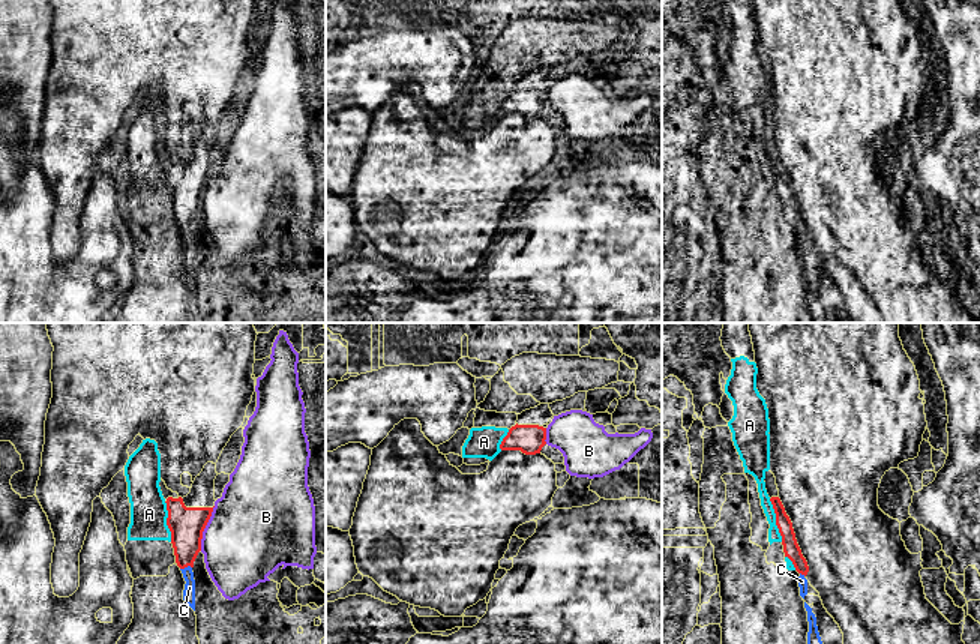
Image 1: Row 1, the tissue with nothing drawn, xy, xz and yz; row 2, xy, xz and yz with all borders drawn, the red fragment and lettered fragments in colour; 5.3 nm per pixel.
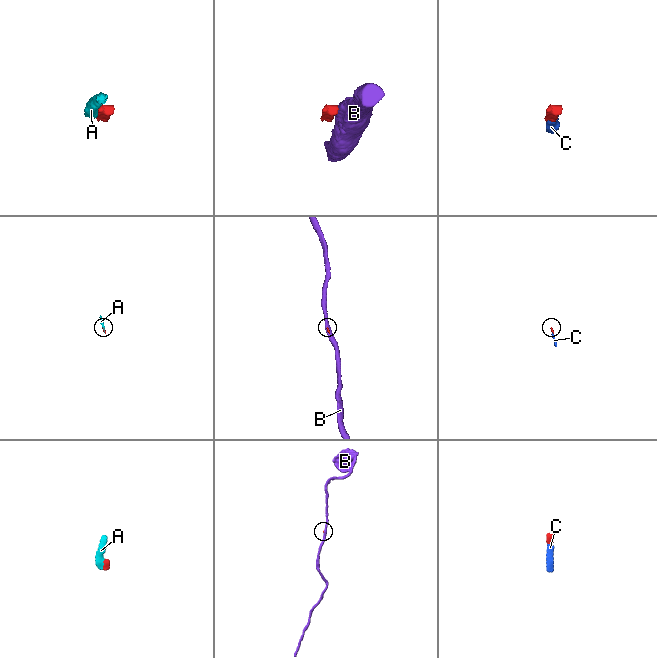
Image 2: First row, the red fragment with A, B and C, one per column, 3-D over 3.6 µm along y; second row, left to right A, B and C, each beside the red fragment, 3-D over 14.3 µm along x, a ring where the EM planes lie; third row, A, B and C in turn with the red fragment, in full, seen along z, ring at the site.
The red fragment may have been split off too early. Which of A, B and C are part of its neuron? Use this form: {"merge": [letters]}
{"merge": ["C"]}

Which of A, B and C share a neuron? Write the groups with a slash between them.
A B / C

